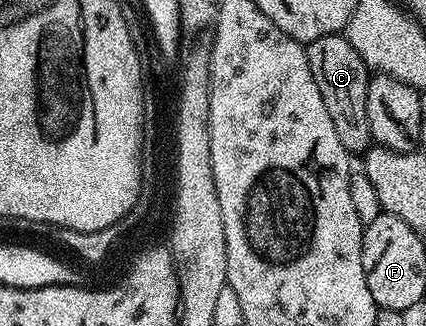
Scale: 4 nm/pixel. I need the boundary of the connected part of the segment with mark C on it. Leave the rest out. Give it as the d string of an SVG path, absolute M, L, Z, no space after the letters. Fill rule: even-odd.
M342 33L321 36L320 39L306 43L305 49L313 80L317 80L321 100L325 100L325 108L329 108L329 116L333 119L333 126L337 128L337 136L341 136L341 144L345 144L352 155L362 155L373 142L369 112L365 112L369 81L367 66Z

